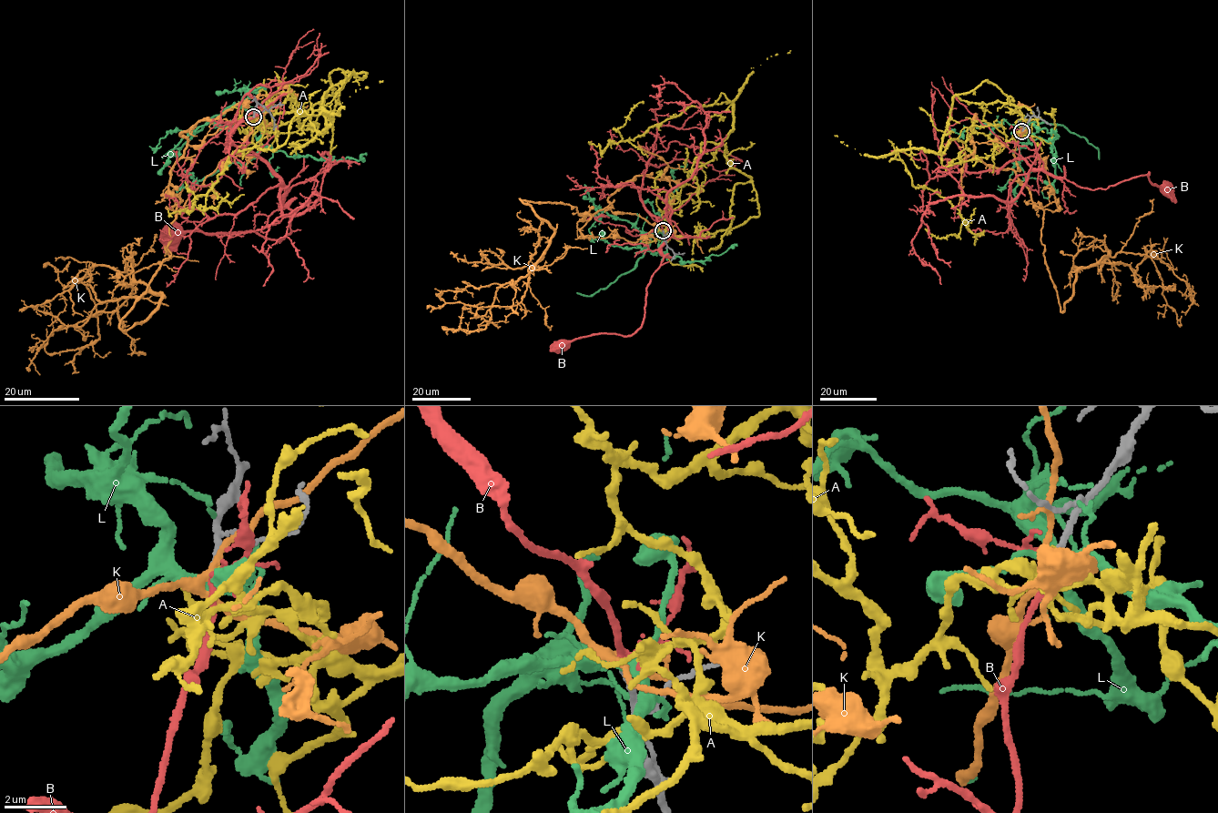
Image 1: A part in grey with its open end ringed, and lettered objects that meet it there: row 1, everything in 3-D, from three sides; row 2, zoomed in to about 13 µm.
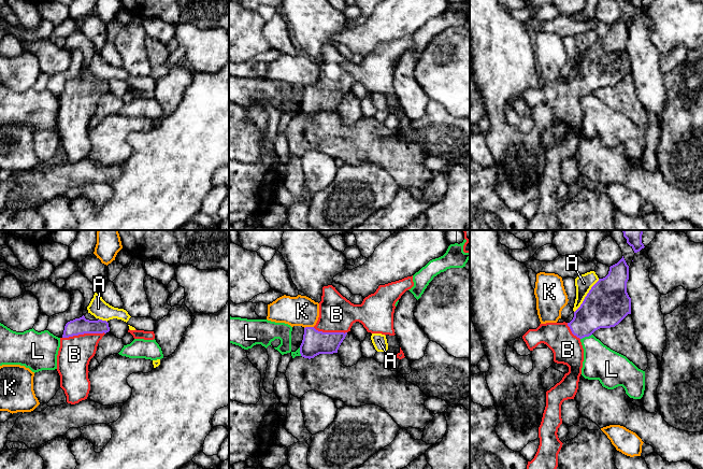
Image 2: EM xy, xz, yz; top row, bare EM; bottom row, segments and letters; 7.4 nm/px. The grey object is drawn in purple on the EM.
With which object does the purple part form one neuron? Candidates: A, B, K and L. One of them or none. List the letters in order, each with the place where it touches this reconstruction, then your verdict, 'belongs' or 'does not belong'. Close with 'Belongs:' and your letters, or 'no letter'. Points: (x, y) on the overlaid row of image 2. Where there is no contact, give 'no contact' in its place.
A: yz (586, 296) | does not belong
B: xy (83, 334) | belongs
K: xz (309, 327) | does not belong
L: yz (586, 336) | does not belong
Belongs: B

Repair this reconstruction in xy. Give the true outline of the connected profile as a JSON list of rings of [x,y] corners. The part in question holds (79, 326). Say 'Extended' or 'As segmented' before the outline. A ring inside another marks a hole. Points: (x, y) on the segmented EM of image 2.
Extended. [[[84,315],[66,324],[57,355],[57,371],[68,403],[87,399],[90,390],[88,365],[99,341],[109,331],[106,321],[89,321]]]

